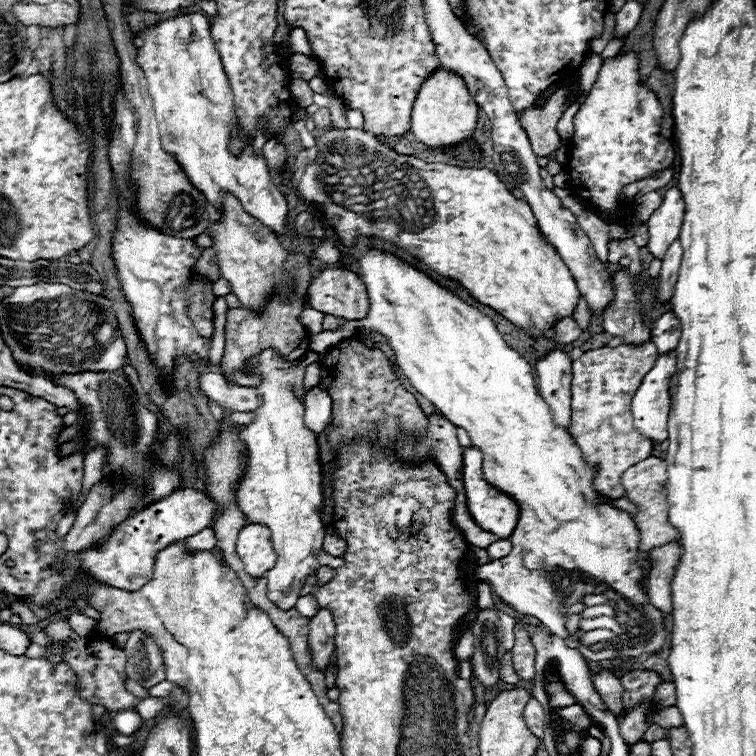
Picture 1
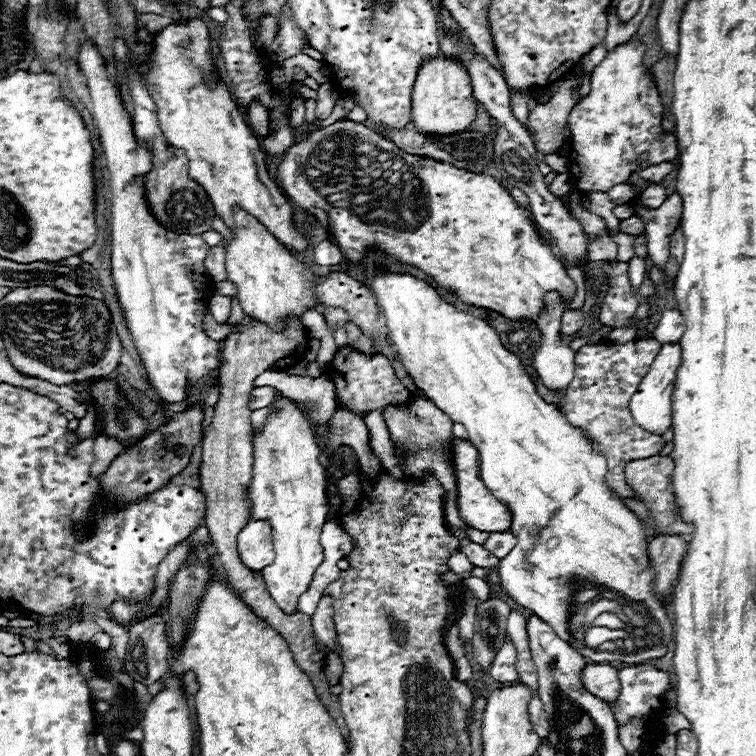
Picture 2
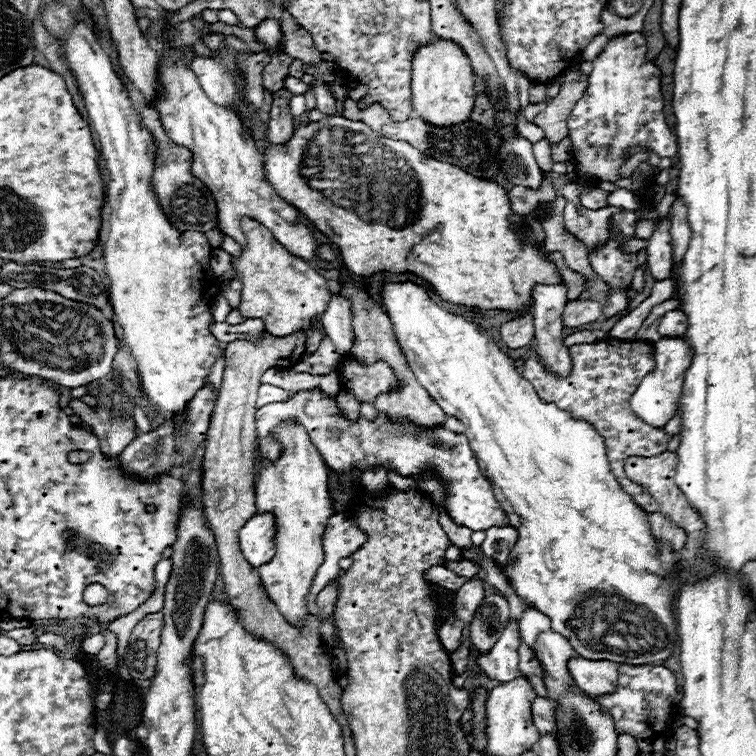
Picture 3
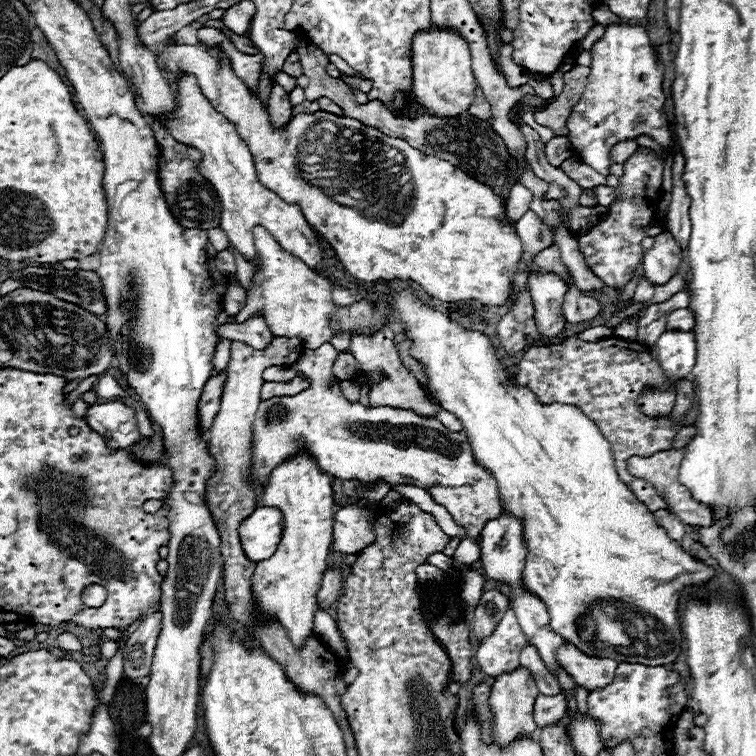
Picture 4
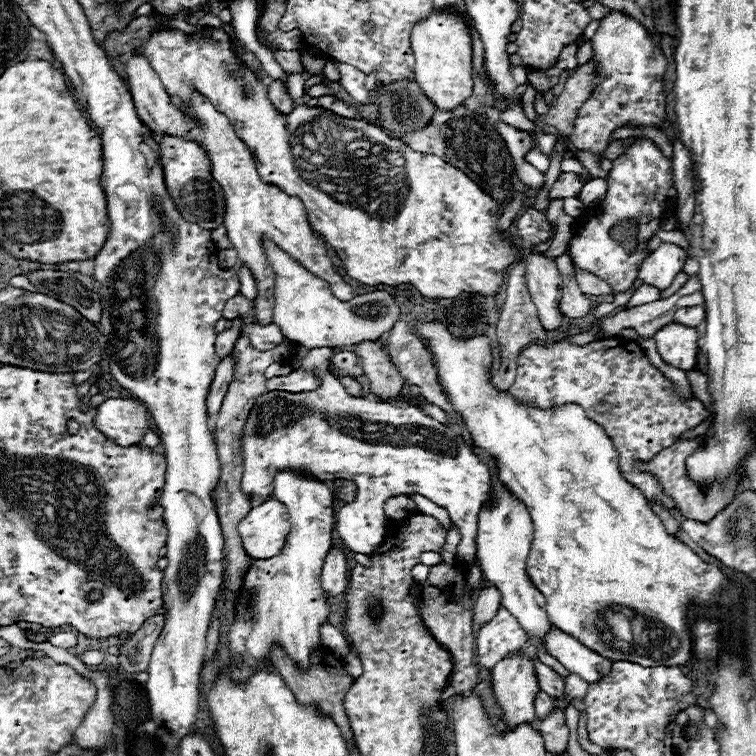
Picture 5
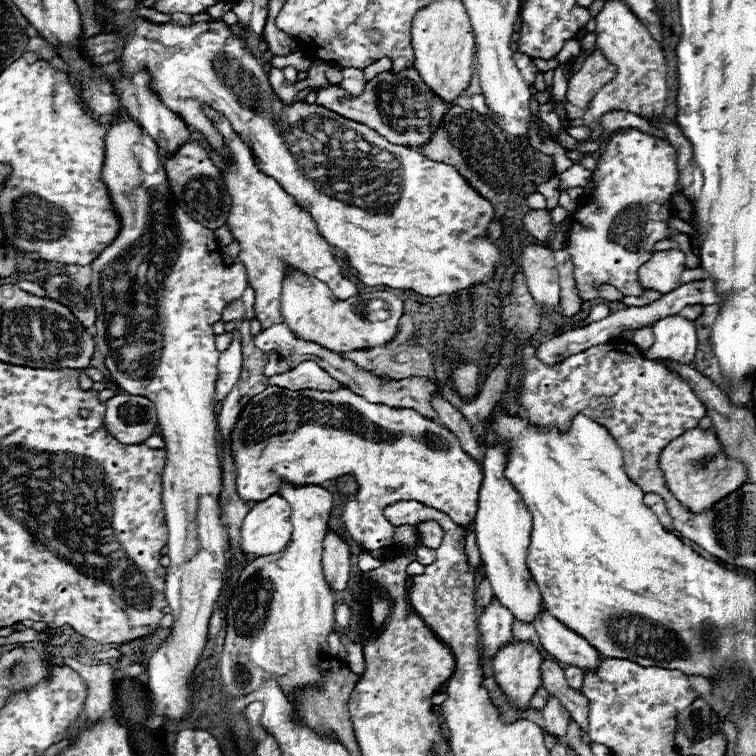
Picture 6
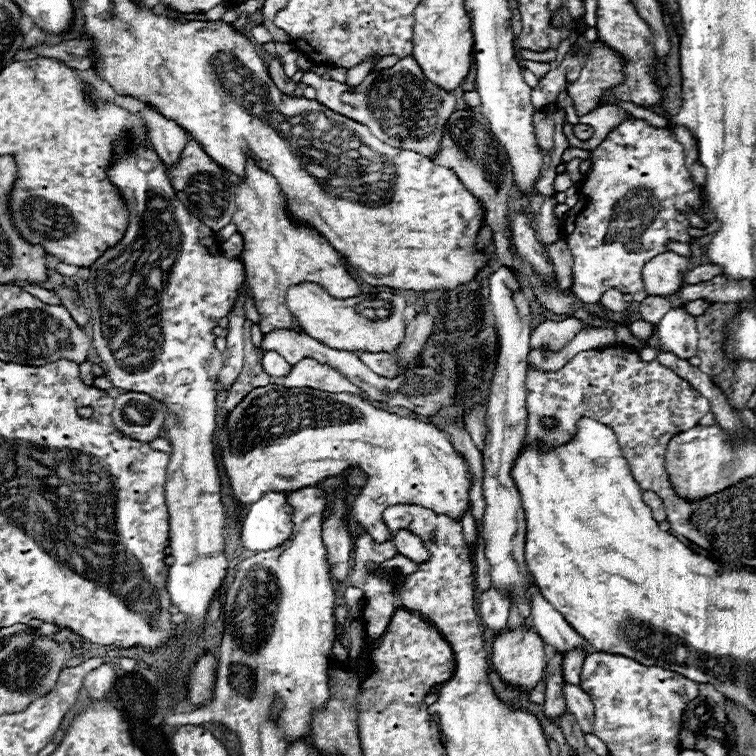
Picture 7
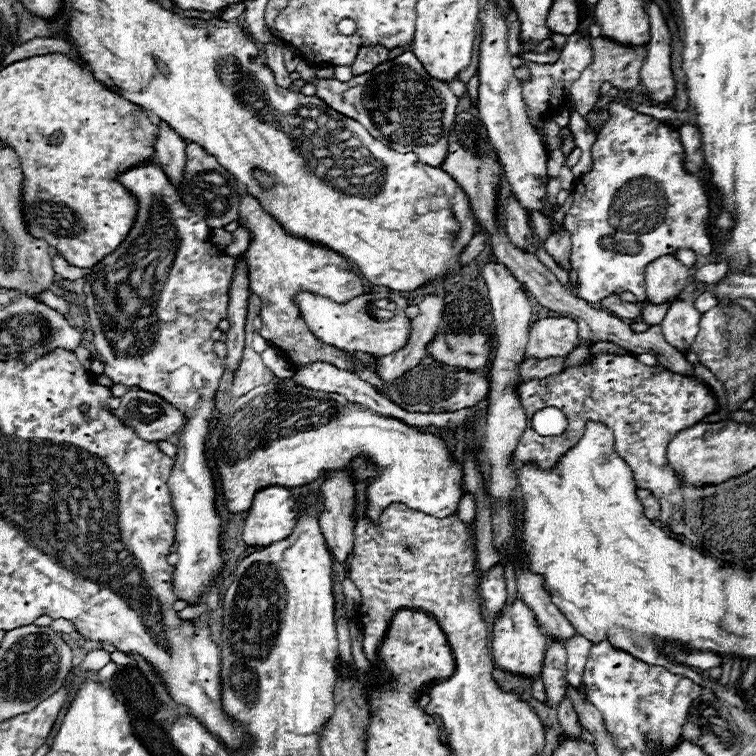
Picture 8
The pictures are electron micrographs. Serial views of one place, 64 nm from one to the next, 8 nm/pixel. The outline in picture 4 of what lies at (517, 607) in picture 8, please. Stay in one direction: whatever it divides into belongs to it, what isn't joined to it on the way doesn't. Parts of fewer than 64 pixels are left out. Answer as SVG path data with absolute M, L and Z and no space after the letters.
M518 668L514 674L506 674L506 676L496 678L496 682L492 684L488 704L494 714L494 742L498 746L508 746L510 742L514 742L522 734L534 736L538 726L534 722L532 706L534 706L534 700L538 694L540 692L536 688L536 682L532 680L532 674L526 668Z

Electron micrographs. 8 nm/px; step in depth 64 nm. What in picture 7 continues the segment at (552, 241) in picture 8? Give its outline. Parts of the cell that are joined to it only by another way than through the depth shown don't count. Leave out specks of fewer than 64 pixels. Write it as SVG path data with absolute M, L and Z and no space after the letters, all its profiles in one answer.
M560 238L556 244L548 246L548 254L552 256L558 286L562 290L568 290L574 282L572 282L572 254L570 254L566 238Z

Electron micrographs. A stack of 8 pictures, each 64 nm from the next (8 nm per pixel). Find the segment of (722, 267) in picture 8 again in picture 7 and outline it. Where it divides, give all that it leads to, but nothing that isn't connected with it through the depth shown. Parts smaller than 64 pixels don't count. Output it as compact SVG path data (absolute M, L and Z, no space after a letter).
M702 264L702 266L692 268L692 270L684 276L684 282L686 282L686 284L698 284L698 282L706 282L706 280L710 280L710 278L714 278L714 276L718 276L718 274L720 274L720 268L716 268L716 266L712 266L712 264Z

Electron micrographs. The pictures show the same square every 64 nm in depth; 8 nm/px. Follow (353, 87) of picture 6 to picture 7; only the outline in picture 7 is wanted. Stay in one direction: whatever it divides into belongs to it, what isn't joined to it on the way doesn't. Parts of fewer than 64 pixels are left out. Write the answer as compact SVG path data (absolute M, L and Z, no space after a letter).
M372 60L372 62L364 62L364 64L358 64L358 66L350 68L348 74L346 74L346 84L348 84L350 88L358 88L360 82L366 78L366 74L368 74L368 70L370 70L370 66L372 66L374 62L376 62L376 60Z

